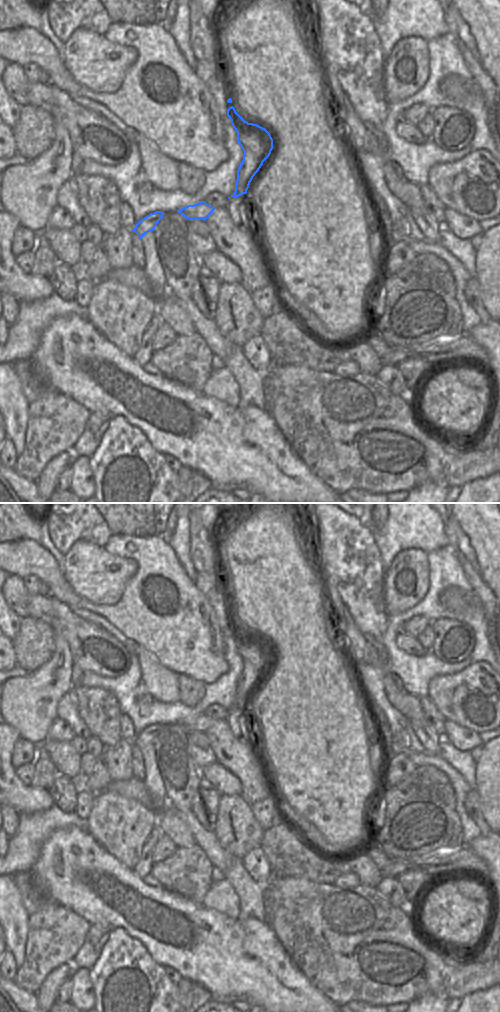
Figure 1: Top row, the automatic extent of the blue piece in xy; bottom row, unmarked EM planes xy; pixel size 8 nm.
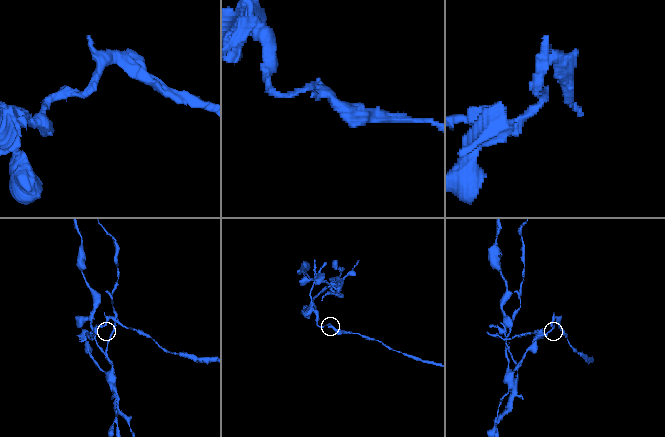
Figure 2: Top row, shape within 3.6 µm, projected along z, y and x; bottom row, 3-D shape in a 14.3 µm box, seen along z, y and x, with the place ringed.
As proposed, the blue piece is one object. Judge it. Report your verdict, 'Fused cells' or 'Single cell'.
Fused cells

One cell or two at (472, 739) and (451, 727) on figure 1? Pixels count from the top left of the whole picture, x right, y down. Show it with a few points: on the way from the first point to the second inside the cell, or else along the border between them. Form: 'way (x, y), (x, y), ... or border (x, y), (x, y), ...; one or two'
way (467, 739), (463, 739), (456, 732); one

